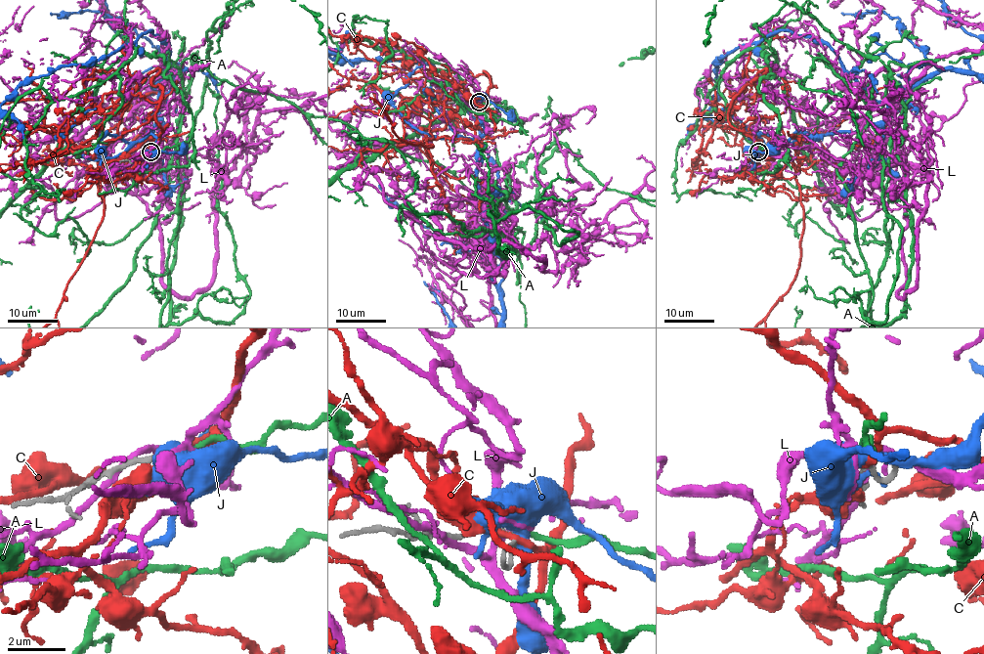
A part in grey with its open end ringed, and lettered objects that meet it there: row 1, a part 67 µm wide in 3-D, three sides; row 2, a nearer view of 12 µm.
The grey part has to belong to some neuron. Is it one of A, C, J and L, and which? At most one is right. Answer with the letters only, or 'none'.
A

